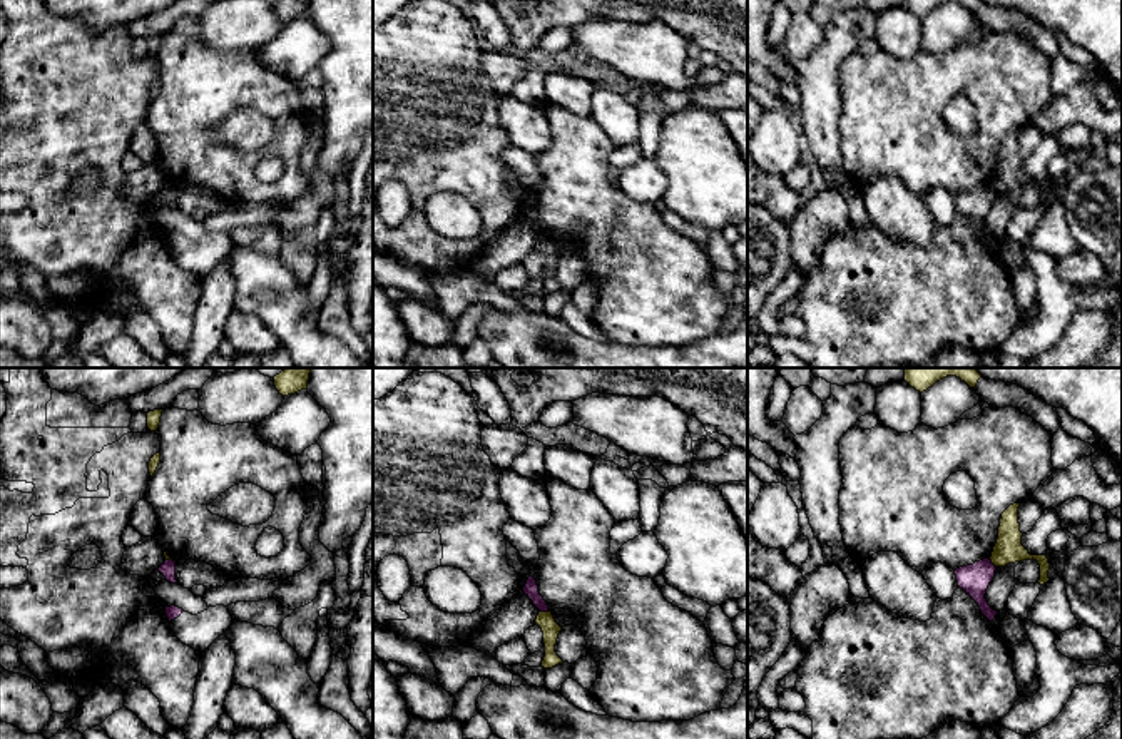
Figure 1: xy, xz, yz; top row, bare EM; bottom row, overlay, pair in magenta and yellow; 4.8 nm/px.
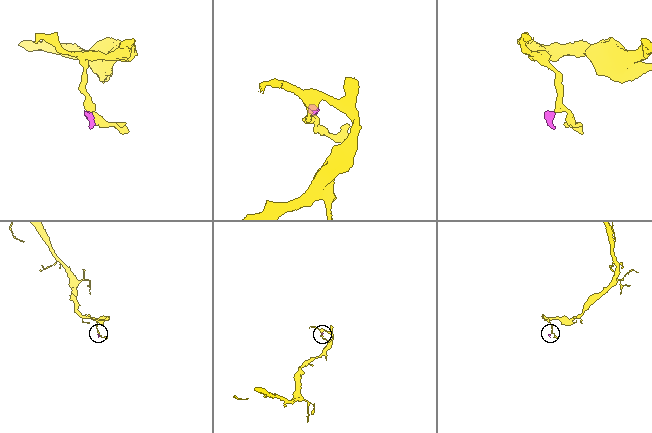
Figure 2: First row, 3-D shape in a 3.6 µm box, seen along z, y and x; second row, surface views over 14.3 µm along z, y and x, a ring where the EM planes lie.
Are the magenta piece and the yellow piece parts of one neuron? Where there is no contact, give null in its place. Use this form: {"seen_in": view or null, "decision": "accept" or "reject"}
{"seen_in": "xz", "decision": "reject"}

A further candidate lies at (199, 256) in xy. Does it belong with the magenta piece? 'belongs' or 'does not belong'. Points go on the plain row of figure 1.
belongs

